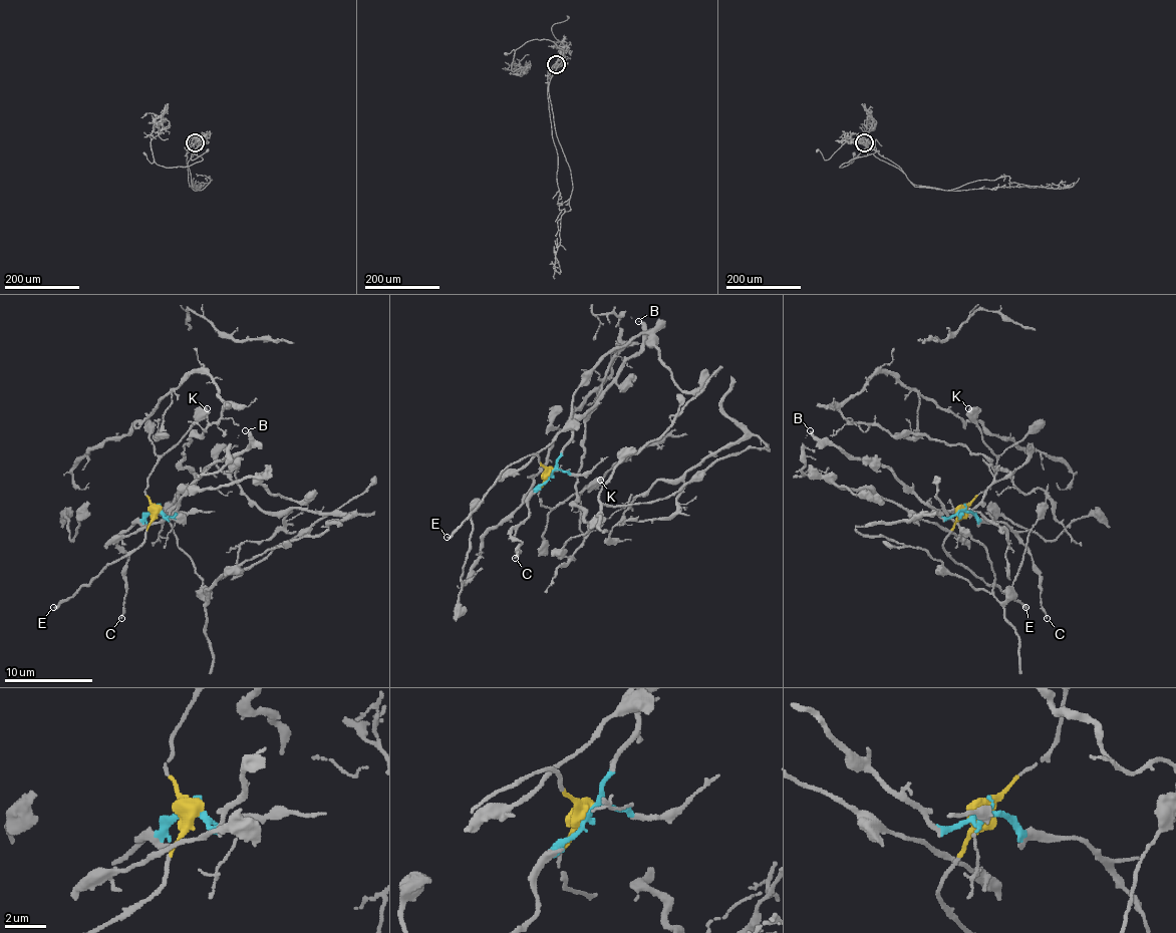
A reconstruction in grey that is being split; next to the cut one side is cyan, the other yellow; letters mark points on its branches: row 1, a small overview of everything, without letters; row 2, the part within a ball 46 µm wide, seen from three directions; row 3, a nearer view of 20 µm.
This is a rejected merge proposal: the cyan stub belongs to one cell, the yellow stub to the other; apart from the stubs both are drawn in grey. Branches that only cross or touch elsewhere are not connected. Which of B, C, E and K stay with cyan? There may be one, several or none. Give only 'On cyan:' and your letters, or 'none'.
On cyan: B, C

